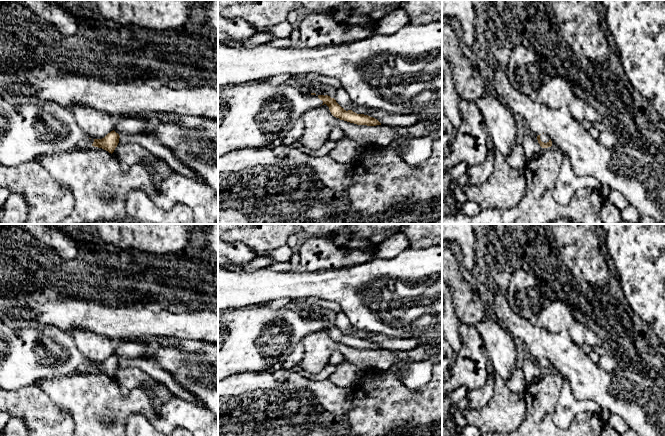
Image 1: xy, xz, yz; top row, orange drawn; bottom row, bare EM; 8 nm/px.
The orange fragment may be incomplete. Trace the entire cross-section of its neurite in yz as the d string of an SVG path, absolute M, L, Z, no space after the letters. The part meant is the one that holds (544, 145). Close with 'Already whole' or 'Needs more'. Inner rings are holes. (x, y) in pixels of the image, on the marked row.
M546 134L538 135L537 140L542 148L548 148L552 146L552 141Z. Needs more

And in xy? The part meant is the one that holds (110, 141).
M0 97L0 164L2 165L17 166L46 155L75 150L80 140L86 140L90 146L102 148L112 154L119 143L119 138L119 134L113 130L102 139L90 139L79 128L70 110L54 102L49 102L47 105L42 102L15 105Z. Needs more

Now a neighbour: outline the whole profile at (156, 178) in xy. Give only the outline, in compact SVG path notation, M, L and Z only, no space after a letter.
M146 168L150 179L153 183L153 186L155 188L159 188L161 186L162 181L164 180L164 177L161 176L158 172L153 171L151 168Z

